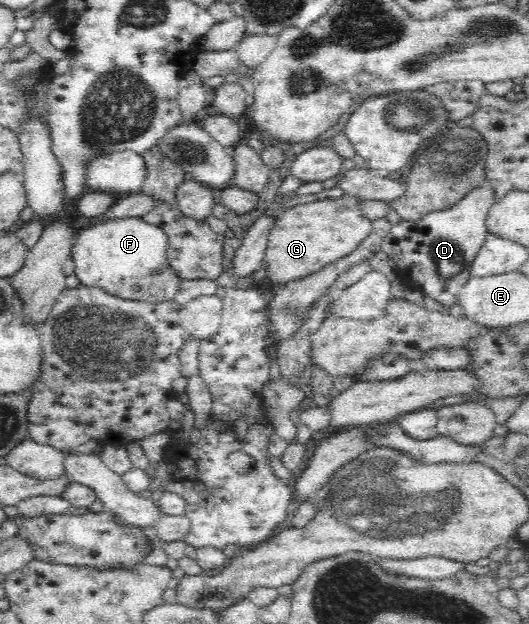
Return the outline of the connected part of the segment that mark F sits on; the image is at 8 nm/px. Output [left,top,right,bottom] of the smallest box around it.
[71,217,182,301]

